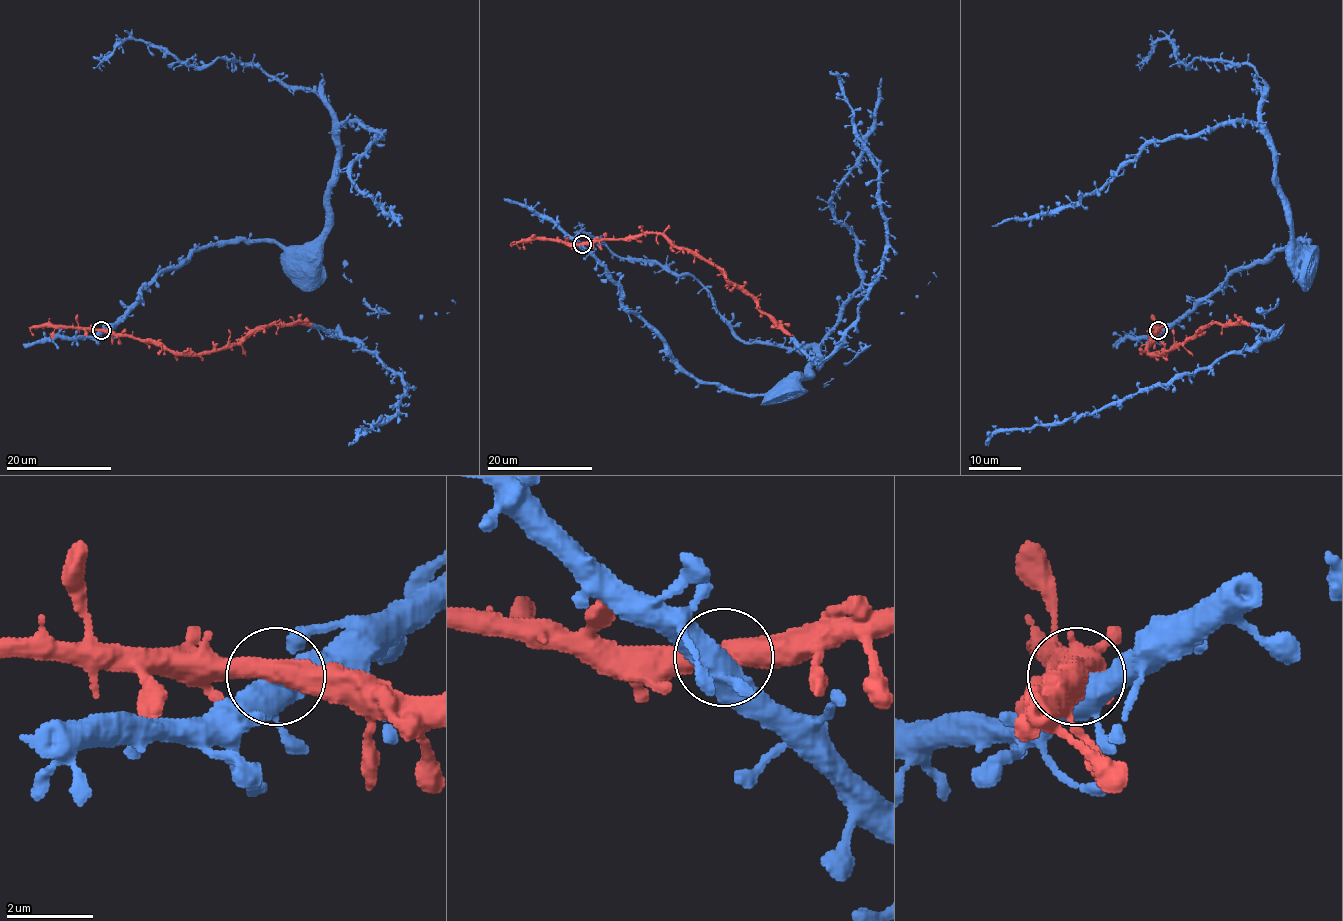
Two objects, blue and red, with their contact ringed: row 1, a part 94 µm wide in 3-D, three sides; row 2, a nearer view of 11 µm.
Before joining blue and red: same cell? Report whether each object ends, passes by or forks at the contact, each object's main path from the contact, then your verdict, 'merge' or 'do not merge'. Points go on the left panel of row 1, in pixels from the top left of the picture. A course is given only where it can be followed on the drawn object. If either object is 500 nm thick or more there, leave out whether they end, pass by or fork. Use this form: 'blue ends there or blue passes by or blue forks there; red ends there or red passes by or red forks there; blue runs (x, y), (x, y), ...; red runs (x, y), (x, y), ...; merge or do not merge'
blue forks there; red passes by; blue runs (100, 331), (199, 249), (308, 247), (336, 125), (235, 60), (125, 39), (92, 68); red runs (100, 331), (151, 339), (168, 349), (195, 353), (231, 348), (271, 323), (313, 324); merge

